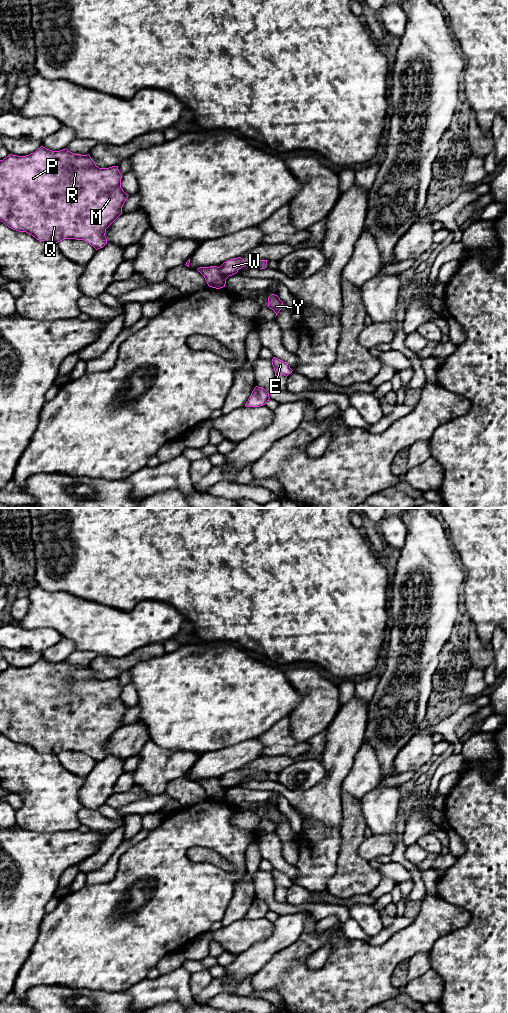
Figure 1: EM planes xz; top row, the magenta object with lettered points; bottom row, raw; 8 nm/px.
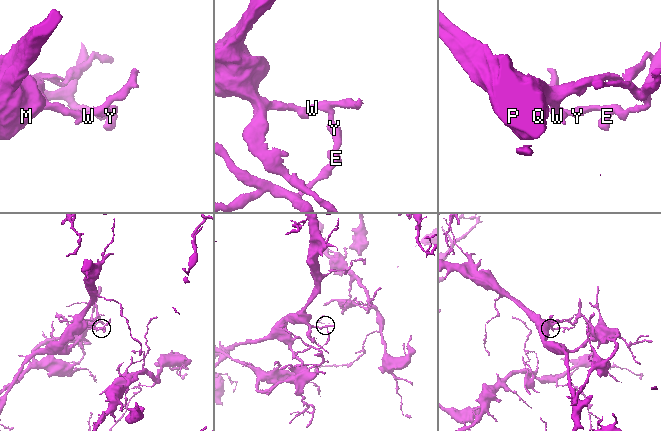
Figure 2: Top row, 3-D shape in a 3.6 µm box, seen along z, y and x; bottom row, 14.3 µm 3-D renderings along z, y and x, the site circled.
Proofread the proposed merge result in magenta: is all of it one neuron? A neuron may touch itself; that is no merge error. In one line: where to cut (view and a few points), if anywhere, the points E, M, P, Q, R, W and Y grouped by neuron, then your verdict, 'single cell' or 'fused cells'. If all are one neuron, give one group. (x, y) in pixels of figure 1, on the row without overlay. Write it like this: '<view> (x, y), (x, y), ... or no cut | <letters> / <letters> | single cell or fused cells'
no cut | E M P Q R W Y | single cell

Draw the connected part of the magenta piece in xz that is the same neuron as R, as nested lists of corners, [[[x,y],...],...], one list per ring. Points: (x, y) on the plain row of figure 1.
[[[41,658],[26,668],[9,666],[0,672],[0,733],[39,753],[84,752],[98,762],[107,756],[106,741],[122,726],[122,719],[129,708],[121,700],[121,690],[118,678],[99,680],[89,666],[74,666],[66,660],[52,663]]]

